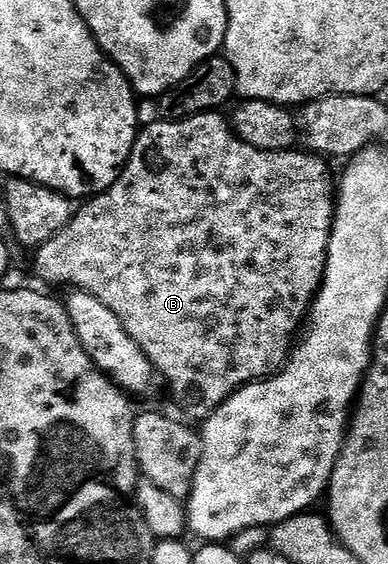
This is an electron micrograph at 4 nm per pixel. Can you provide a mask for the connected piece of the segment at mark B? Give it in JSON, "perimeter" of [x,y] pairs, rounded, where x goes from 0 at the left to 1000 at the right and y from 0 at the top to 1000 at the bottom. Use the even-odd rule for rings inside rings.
{"perimeter":[[[549,199],[541,202],[513,202],[510,206],[490,206],[472,209],[464,216],[438,216],[430,213],[399,213],[381,225],[374,222],[369,229],[351,239],[351,259],[340,264],[340,273],[330,278],[330,289],[322,291],[309,316],[273,340],[250,344],[247,349],[224,353],[214,360],[216,365],[188,378],[186,388],[170,397],[170,404],[160,404],[160,411],[149,411],[129,426],[119,426],[119,433],[108,433],[90,445],[93,450],[93,486],[113,500],[126,500],[134,507],[175,507],[186,514],[219,514],[232,518],[232,525],[242,525],[253,532],[263,532],[263,539],[273,539],[273,546],[284,546],[284,553],[294,553],[294,560],[304,560],[304,567],[314,567],[314,582],[325,582],[325,589],[335,589],[335,596],[356,610],[356,617],[366,617],[366,624],[376,624],[376,631],[402,649],[405,665],[415,672],[443,670],[443,706],[454,711],[454,720],[474,734],[487,734],[495,741],[523,745],[544,738],[606,691],[624,690],[634,681],[665,677],[719,660],[742,640],[745,628],[753,626],[758,599],[753,592],[771,594],[778,580],[786,576],[794,562],[794,551],[804,548],[804,535],[814,528],[825,505],[835,500],[835,477],[845,473],[845,434],[851,433],[851,418],[856,417],[856,388],[866,383],[869,353],[861,349],[861,309],[845,303],[848,289],[832,278],[817,277],[802,270],[776,270],[771,264],[747,266],[678,266],[675,262],[655,262],[644,255],[634,255],[619,243],[598,232],[590,211],[575,209],[575,200]]]}

